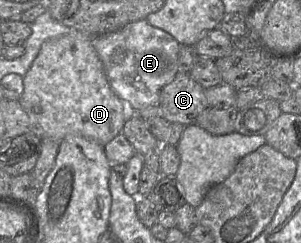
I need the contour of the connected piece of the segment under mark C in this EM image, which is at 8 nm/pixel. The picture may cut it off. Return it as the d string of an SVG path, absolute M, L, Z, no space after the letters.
M177 73L160 93L163 118L184 126L195 124L198 116L209 107L205 90L188 73Z

